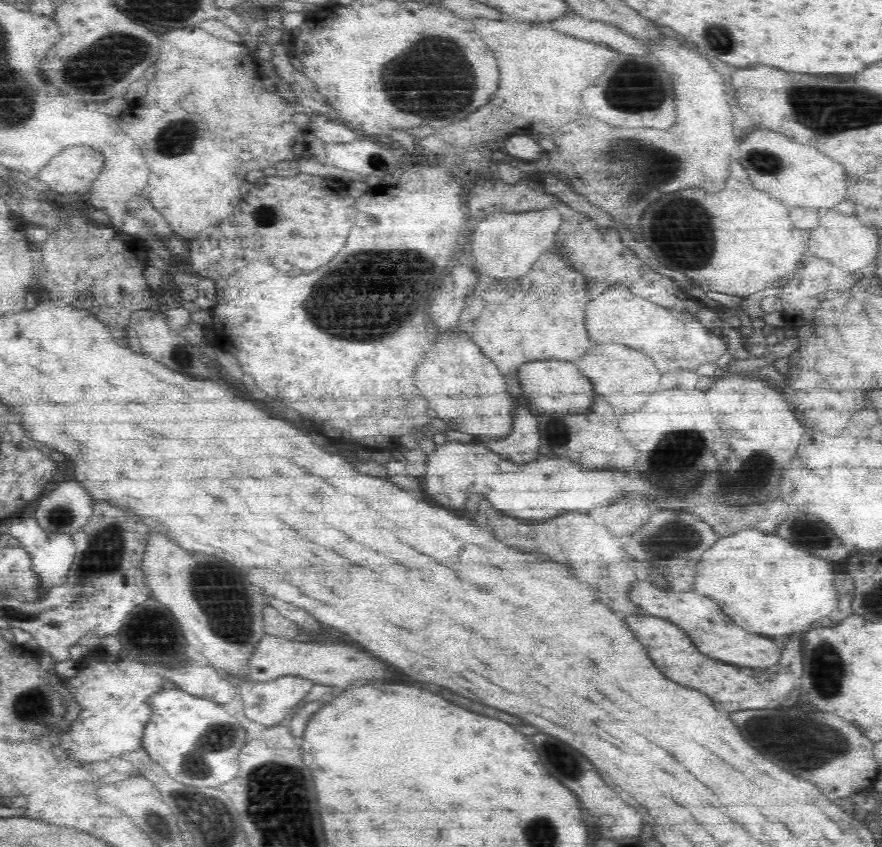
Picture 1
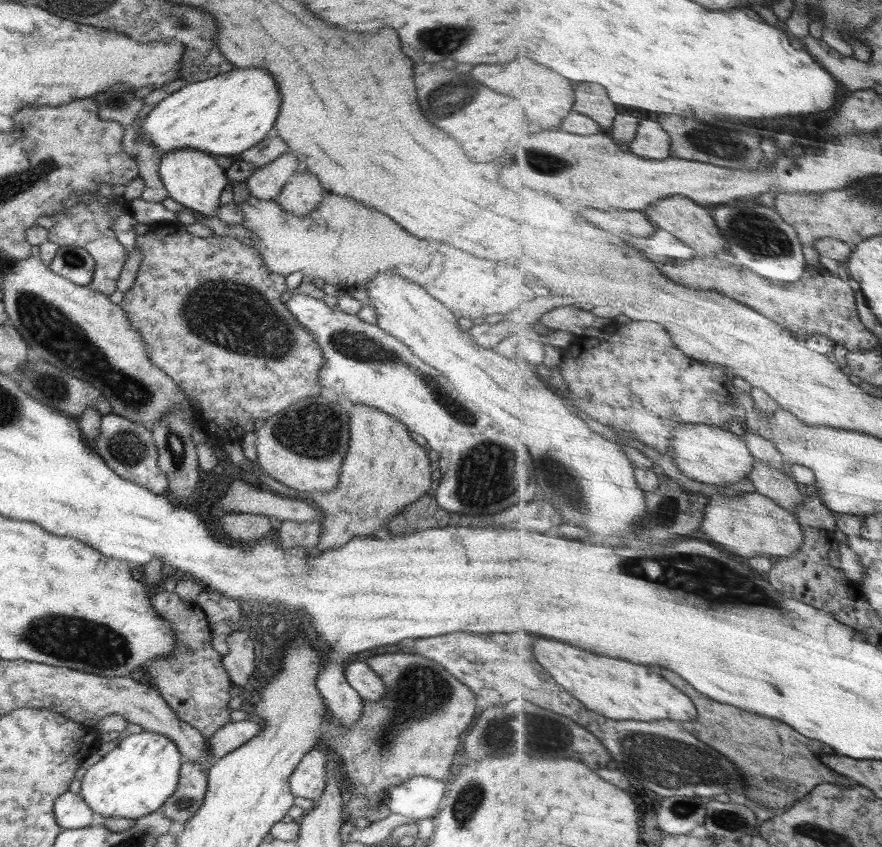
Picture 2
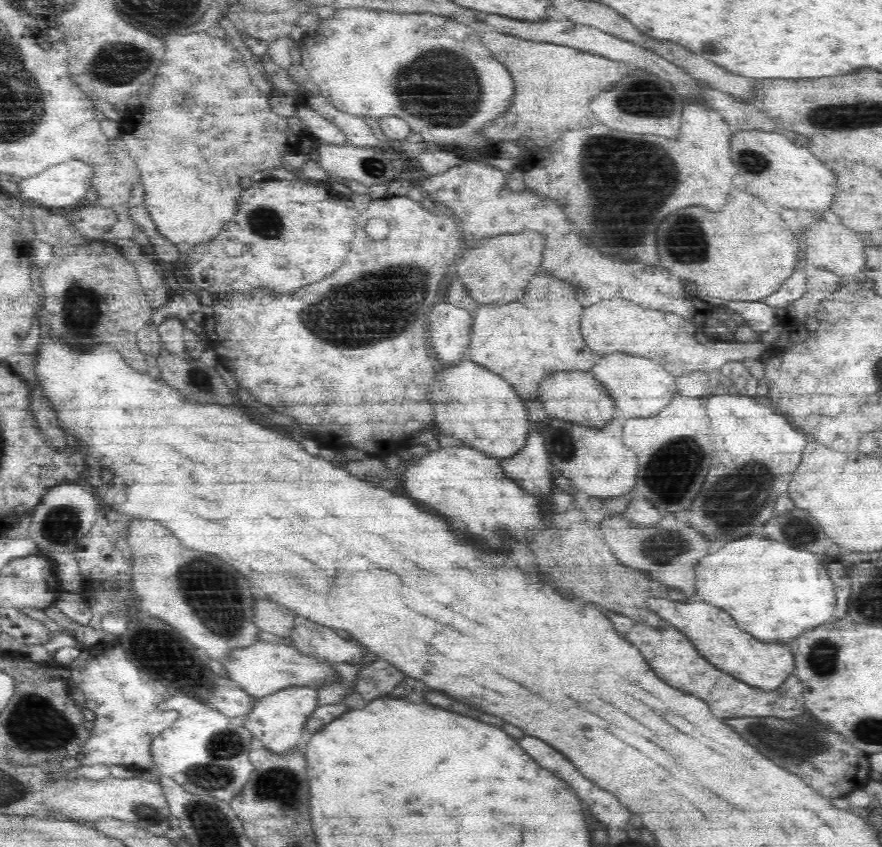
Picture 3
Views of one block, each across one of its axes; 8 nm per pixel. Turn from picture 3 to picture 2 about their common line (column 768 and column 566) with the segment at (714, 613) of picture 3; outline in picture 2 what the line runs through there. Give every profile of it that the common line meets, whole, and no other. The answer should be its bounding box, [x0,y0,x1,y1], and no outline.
[536,636,701,722]

